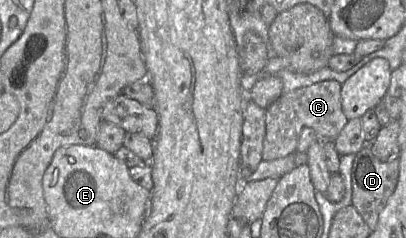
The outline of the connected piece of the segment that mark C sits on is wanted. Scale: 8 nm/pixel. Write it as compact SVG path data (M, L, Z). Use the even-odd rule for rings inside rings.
M334 80L319 82L282 94L266 109L266 133L262 160L271 161L297 152L303 128L312 128L319 140L335 140L348 122L341 105L341 84Z

